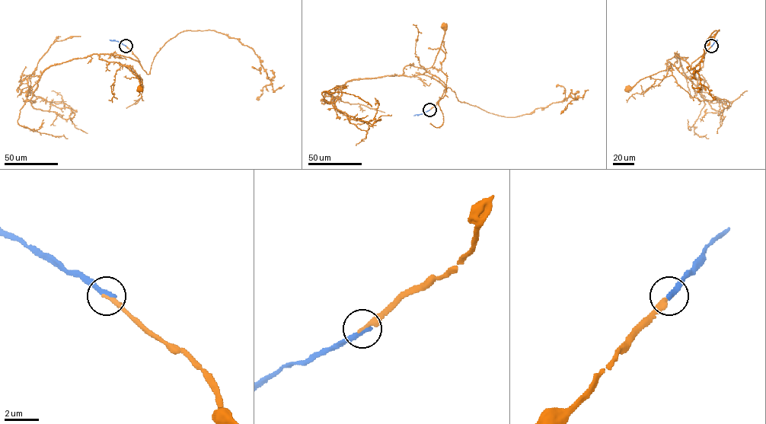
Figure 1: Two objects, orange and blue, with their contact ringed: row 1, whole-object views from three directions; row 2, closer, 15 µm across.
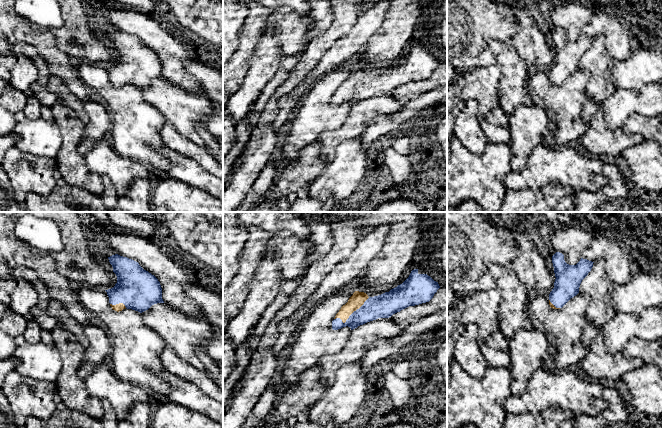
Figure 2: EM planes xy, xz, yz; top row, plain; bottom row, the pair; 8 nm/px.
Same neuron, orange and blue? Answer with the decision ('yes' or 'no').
yes

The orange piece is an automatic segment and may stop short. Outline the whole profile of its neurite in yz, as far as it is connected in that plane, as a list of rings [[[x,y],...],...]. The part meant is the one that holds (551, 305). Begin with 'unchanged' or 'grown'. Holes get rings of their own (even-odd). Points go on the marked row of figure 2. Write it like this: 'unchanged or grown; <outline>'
grown; [[[556,252],[552,256],[552,263],[556,279],[549,294],[549,305],[553,309],[560,309],[579,293],[580,284],[591,271],[594,262],[581,258],[576,265],[569,265],[564,255]]]

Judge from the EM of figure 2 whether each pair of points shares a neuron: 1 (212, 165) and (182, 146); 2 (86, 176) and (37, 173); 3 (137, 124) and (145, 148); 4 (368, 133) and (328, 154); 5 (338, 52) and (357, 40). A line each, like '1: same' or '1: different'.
1: same
2: different
3: same
4: different
5: same

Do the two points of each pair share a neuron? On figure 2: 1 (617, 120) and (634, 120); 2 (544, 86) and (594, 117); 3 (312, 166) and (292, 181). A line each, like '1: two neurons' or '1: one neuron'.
1: two neurons
2: two neurons
3: one neuron

